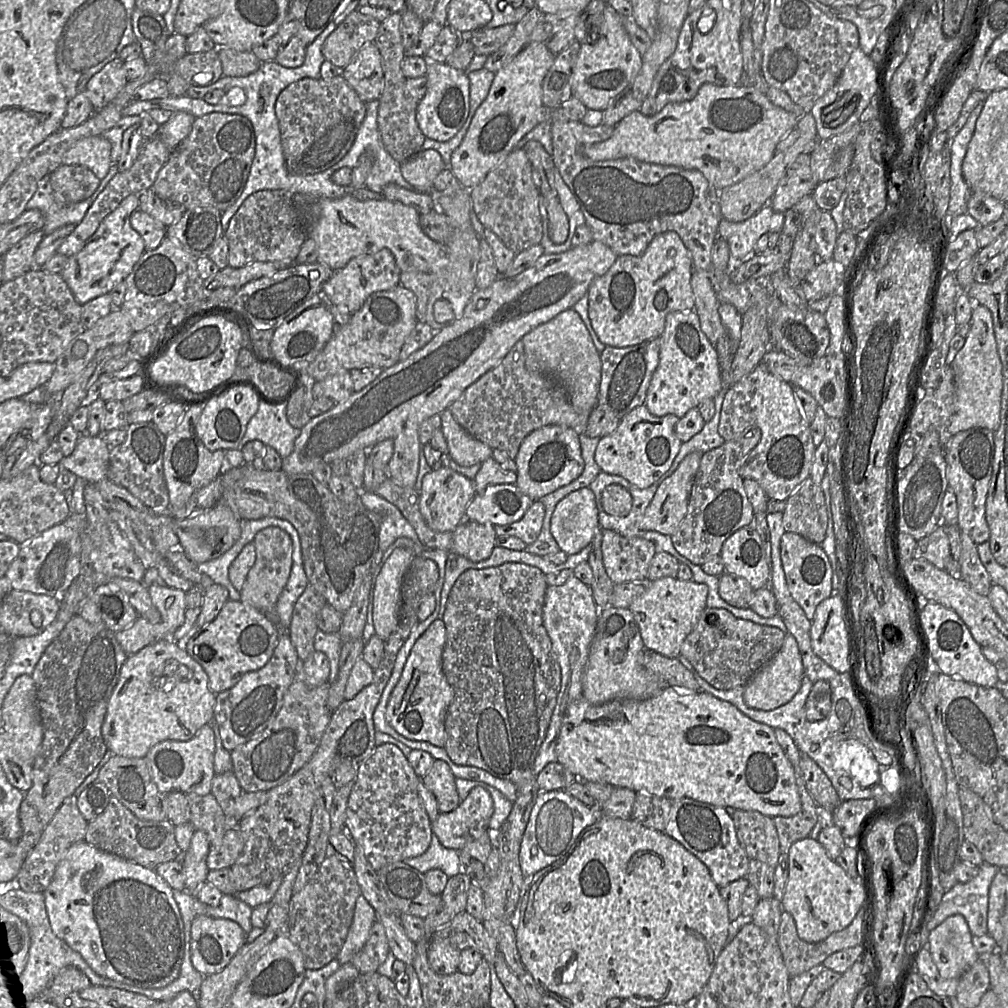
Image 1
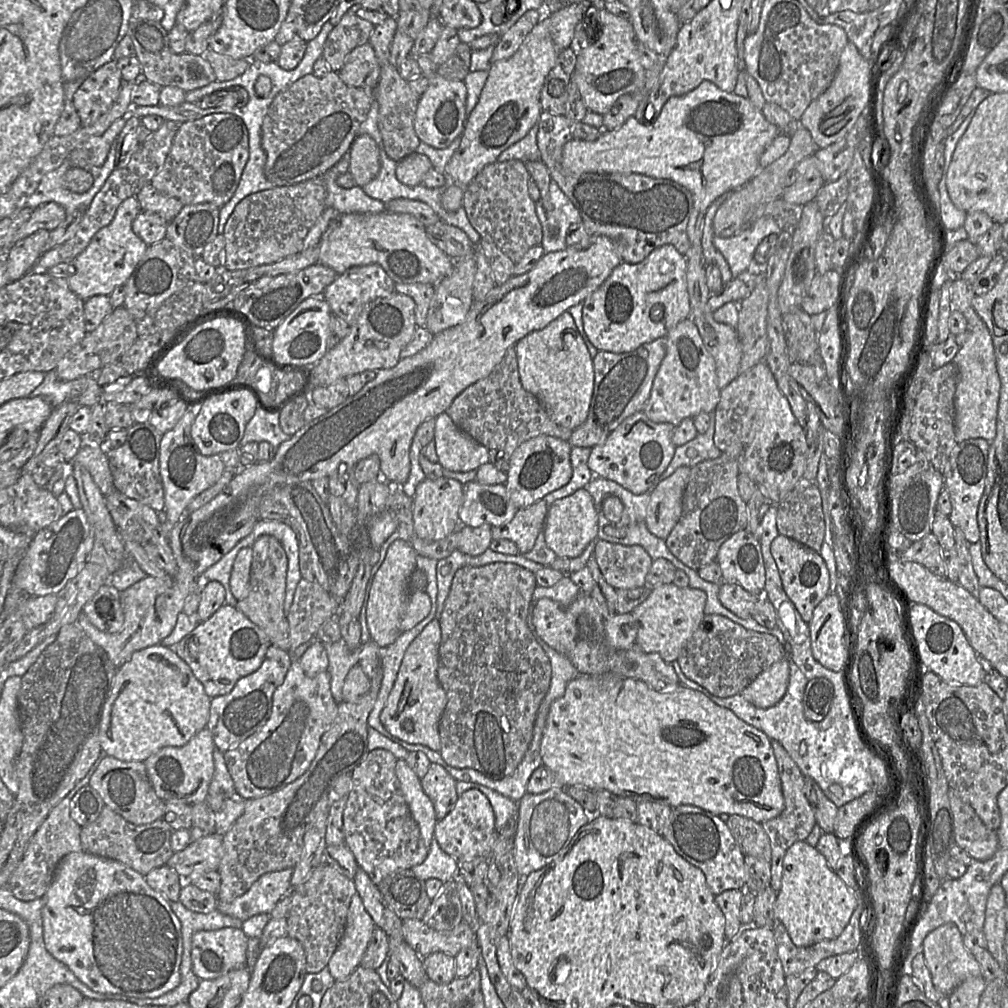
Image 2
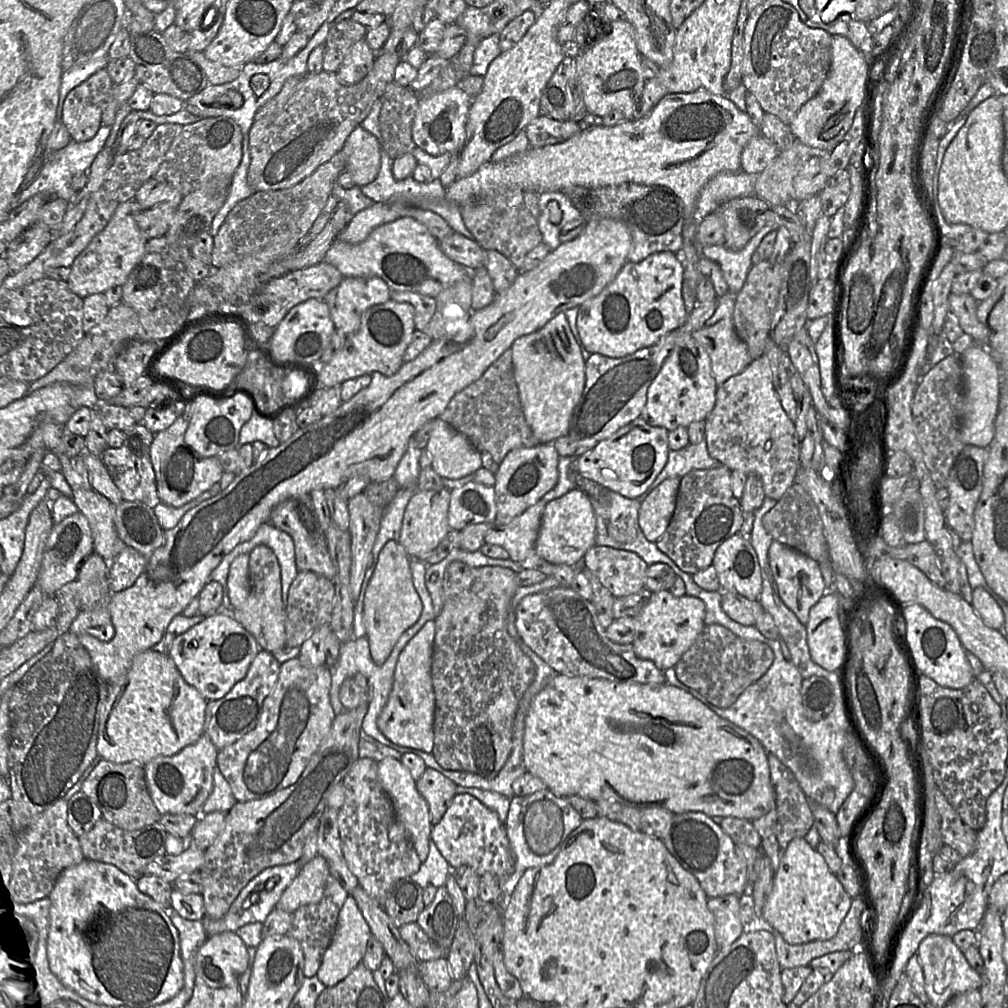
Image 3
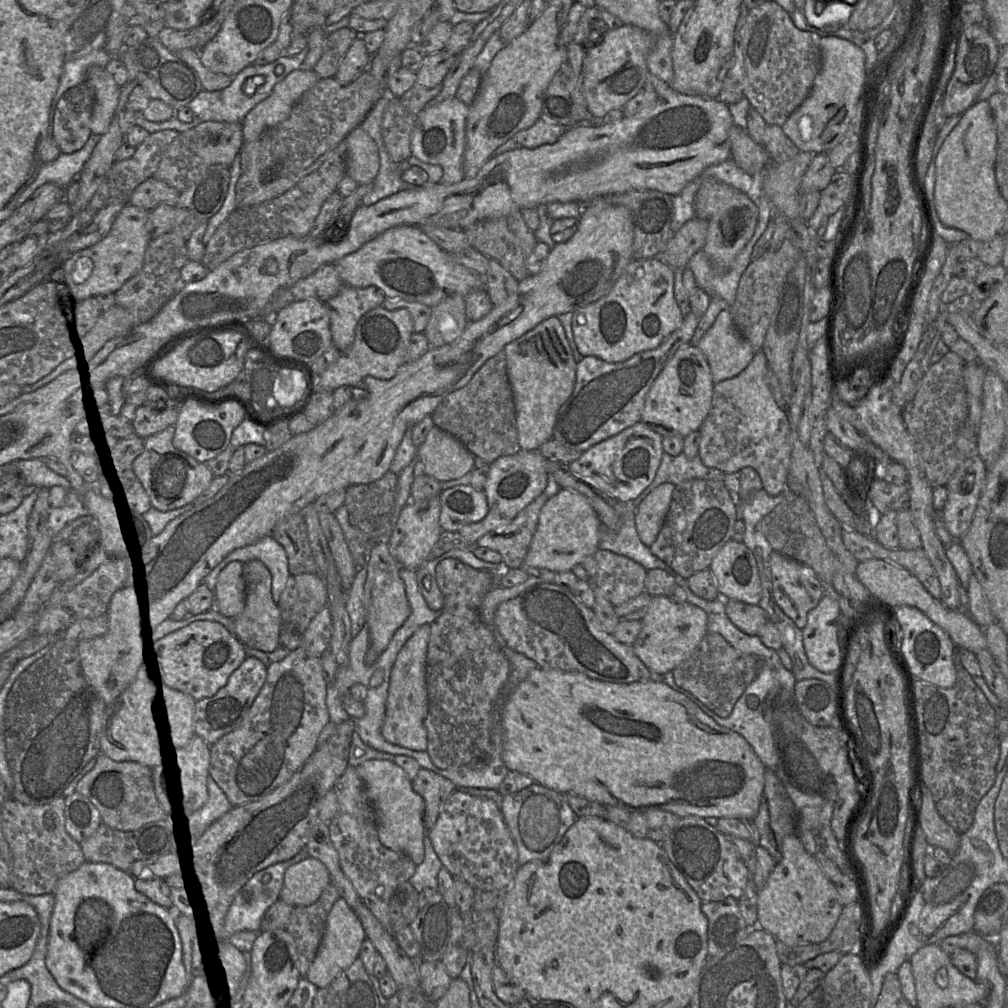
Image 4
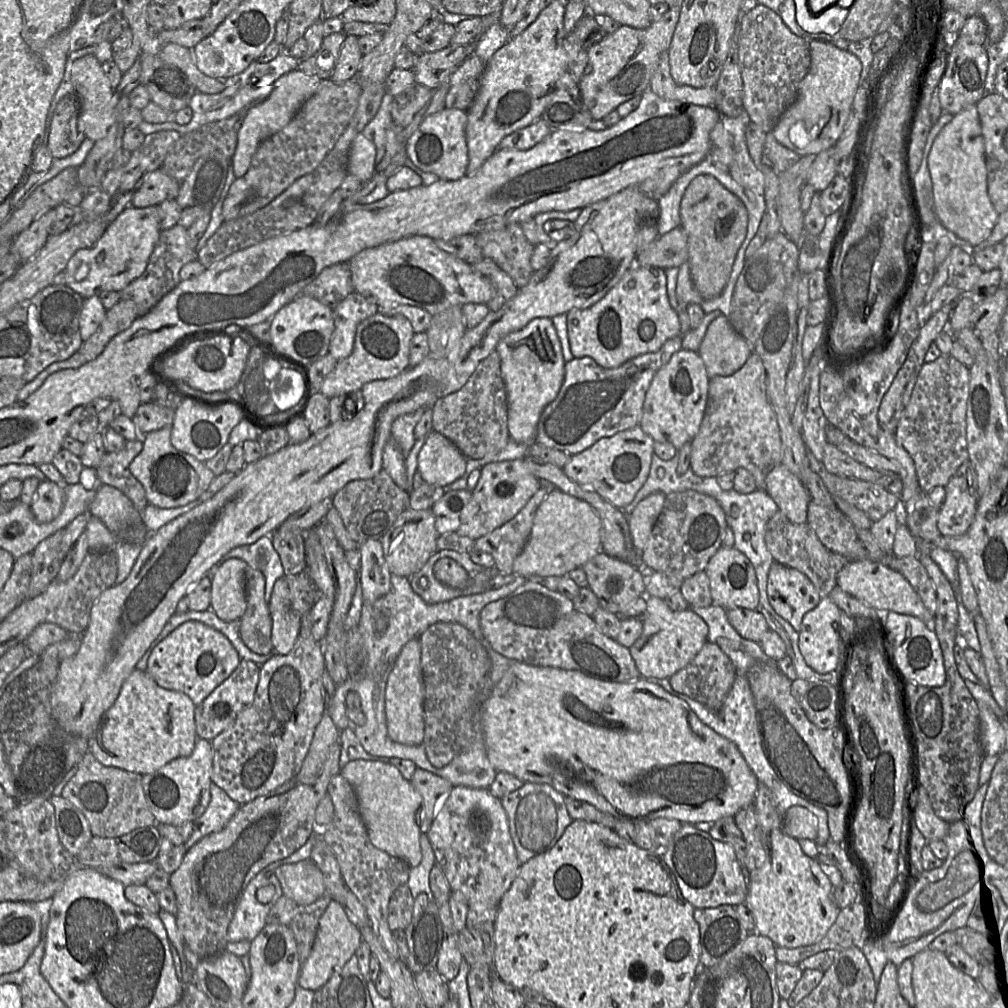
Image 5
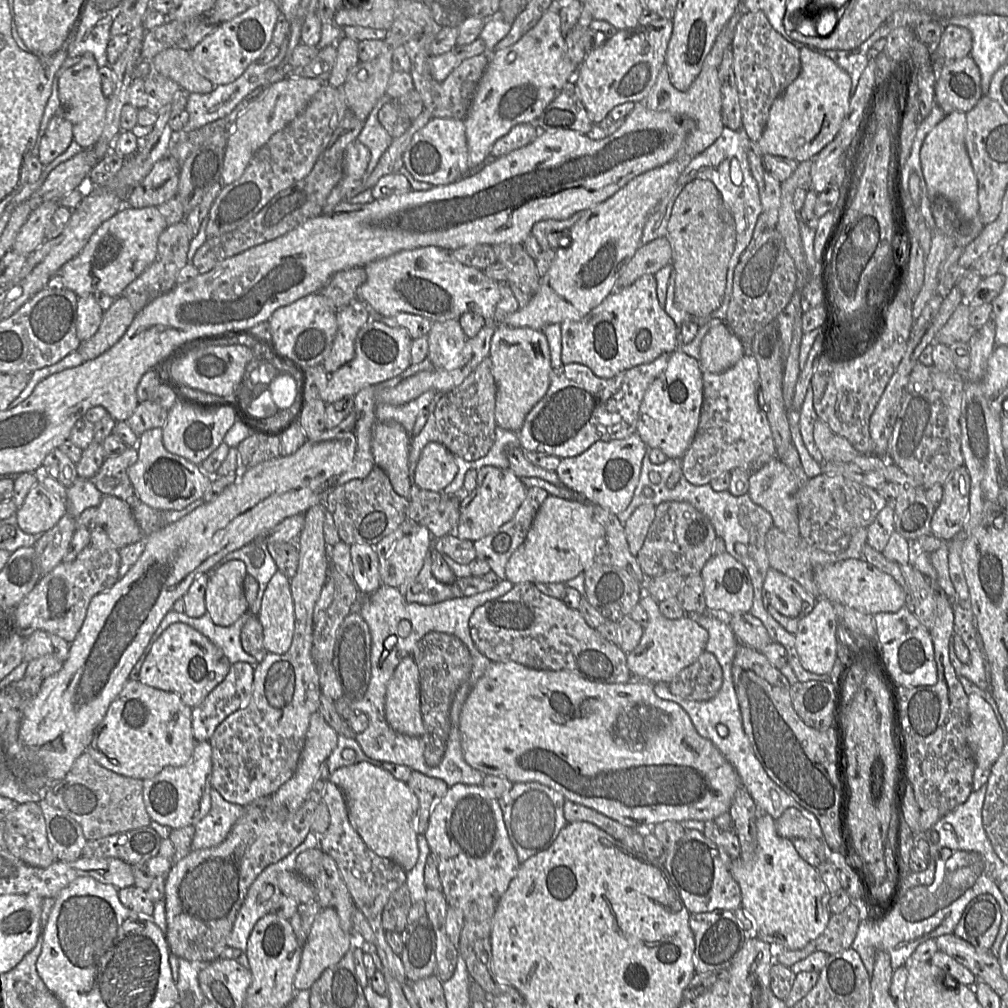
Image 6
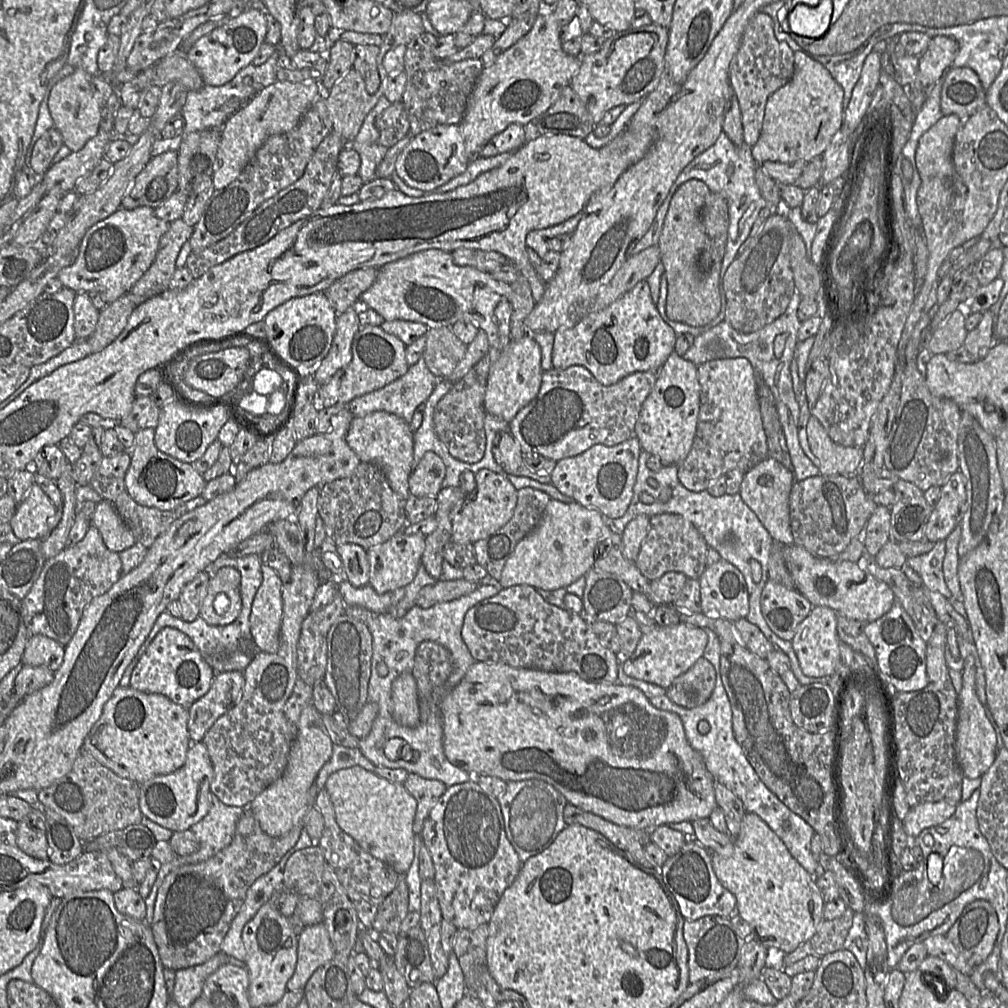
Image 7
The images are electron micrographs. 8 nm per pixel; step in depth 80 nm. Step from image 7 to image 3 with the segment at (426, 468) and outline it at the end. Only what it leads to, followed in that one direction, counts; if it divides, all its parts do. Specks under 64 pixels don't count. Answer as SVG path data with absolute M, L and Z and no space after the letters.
M440 417L434 419L425 449L431 455L431 468L442 478L459 479L468 474L473 474L482 467L481 452L472 445L466 436Z

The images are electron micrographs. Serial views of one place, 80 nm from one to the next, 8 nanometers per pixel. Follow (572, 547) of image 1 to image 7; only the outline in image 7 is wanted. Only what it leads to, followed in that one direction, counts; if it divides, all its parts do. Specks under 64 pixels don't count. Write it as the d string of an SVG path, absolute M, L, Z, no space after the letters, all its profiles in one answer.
M550 499L535 528L516 545L505 563L499 584L503 589L516 585L529 585L547 591L566 588L593 567L594 553L598 542L605 536L605 518L595 509L573 501L564 503Z

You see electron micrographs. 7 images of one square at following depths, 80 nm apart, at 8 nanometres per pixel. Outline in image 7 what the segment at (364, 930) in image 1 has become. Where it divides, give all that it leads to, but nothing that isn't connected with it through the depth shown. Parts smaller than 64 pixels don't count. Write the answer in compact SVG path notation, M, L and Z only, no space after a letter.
M323 922L307 926L298 937L297 962L287 991L303 991L313 973L336 955Z

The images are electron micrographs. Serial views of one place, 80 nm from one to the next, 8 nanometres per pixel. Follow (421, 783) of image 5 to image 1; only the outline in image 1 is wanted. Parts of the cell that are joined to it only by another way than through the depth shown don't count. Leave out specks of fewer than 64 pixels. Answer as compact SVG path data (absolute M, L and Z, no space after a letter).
M434 760L427 774L421 779L426 789L434 795L439 813L451 812L461 802L455 779L450 766L442 760Z

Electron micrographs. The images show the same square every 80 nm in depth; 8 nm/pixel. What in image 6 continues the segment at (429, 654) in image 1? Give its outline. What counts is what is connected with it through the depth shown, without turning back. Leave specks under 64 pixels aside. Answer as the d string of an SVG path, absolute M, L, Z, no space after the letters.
M406 656L387 684L385 717L399 734L421 737L424 734L420 710L419 671L413 656Z

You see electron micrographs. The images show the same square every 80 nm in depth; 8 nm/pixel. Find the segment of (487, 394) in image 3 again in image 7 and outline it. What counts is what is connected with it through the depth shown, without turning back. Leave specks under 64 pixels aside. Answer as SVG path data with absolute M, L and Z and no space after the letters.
M470 369L467 374L454 383L451 390L443 396L434 410L434 430L449 454L457 460L473 464L480 461L486 448L484 421L484 396L487 379Z

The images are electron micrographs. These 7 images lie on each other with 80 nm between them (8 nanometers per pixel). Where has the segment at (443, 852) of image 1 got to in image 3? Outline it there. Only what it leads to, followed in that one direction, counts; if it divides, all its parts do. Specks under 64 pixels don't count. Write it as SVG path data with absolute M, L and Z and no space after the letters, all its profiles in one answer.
M430 839L426 860L420 865L419 870L410 877L423 889L428 885L439 888L445 886L446 879L451 873L452 869L449 863L442 856L434 841Z

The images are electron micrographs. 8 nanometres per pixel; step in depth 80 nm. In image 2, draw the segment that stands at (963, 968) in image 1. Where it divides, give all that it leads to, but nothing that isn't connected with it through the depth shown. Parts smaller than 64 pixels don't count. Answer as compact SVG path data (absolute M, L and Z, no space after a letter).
M952 922L943 924L927 934L922 943L922 953L934 987L945 996L949 996L968 977L981 975L979 963L965 947L962 933Z

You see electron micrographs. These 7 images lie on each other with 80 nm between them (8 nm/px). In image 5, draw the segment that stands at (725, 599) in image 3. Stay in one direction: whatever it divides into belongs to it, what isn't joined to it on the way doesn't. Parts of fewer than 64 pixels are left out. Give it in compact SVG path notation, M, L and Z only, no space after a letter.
M736 607L726 612L731 626L745 639L759 643L769 630L764 616L756 610Z

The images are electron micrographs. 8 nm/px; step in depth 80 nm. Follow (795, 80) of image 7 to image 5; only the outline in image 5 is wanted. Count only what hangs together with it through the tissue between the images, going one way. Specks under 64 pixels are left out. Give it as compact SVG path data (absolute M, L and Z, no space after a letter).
M811 39L810 68L798 87L796 101L781 115L771 133L797 155L817 155L833 147L843 132L851 104L861 84L862 64L852 53L826 40Z

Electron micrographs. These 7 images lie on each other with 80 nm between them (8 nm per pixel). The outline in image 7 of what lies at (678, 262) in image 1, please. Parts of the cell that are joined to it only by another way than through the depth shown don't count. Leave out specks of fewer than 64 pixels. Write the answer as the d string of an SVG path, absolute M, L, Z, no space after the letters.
M646 280L638 282L606 308L588 314L575 325L560 327L554 334L552 368L583 366L604 386L634 372L659 371L674 351L677 337L659 314Z

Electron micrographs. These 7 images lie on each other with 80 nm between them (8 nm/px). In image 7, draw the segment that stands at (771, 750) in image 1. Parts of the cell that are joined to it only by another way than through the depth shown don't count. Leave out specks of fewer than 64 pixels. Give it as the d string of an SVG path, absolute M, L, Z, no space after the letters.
M476 661L440 705L443 750L448 761L470 775L489 775L506 782L539 779L551 784L574 806L624 827L653 830L660 825L708 818L717 807L714 780L702 756L688 743L679 715L655 708L638 688L619 683L589 683L576 672L545 672L514 668L504 663Z

